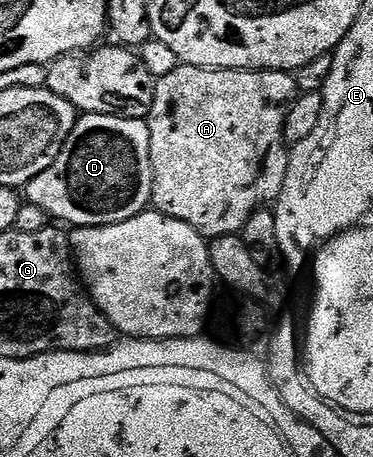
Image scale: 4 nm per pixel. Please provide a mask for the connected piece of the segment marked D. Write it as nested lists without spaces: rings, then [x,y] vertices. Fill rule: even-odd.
[[[82,114],[57,159],[41,175],[25,186],[25,197],[30,204],[41,207],[48,218],[68,221],[68,226],[112,225],[133,219],[151,205],[153,195],[153,163],[149,151],[149,127],[146,120],[125,119],[117,115]]]

